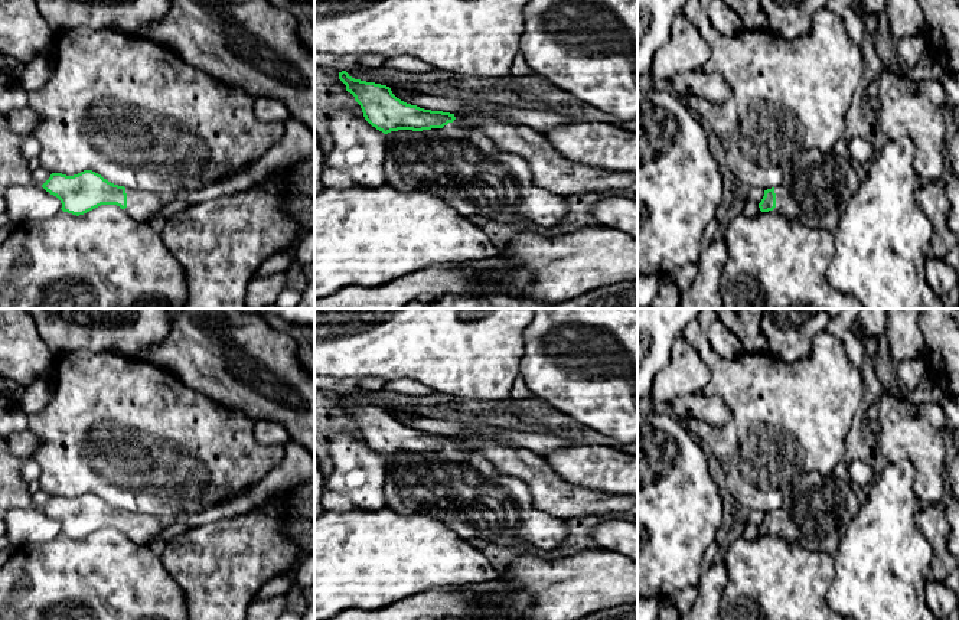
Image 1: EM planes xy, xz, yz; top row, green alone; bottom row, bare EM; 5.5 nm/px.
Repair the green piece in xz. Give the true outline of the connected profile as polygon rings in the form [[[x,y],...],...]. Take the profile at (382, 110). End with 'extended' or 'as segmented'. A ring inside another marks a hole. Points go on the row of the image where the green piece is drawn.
[[[346,71],[339,72],[339,79],[361,105],[365,120],[385,134],[384,172],[388,185],[402,192],[430,192],[474,221],[526,223],[534,229],[564,222],[568,212],[564,196],[554,196],[535,186],[523,159],[498,151],[486,134],[457,120],[454,114],[407,104],[389,87],[355,79]]]; extended

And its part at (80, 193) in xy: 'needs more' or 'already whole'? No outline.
needs more

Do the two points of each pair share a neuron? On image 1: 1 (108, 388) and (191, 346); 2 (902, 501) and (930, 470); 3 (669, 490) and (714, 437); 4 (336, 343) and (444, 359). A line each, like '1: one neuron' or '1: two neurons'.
1: two neurons
2: two neurons
3: two neurons
4: one neuron

